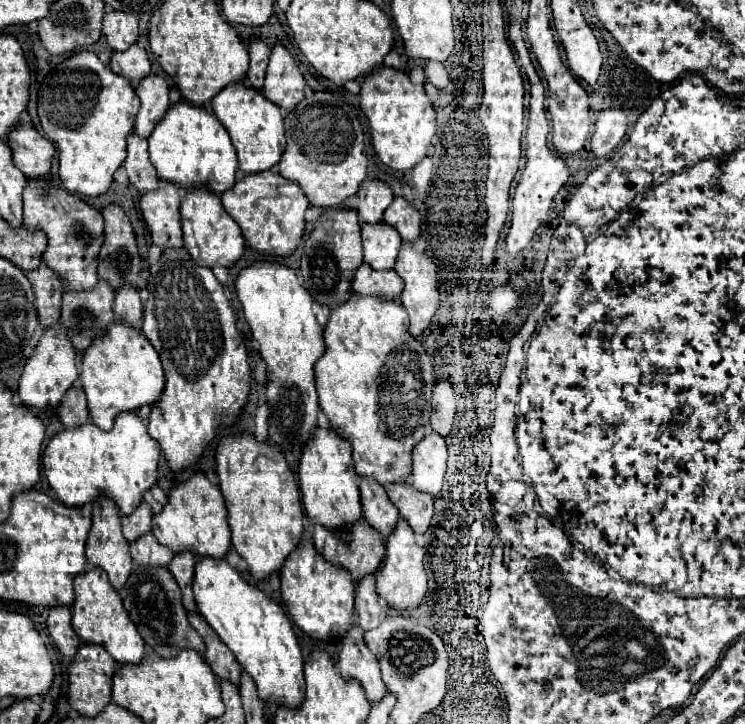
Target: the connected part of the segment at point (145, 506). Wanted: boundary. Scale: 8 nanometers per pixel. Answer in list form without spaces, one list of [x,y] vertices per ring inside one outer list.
[[[143,499],[141,505],[131,515],[121,515],[121,527],[127,541],[137,539],[139,535],[151,531],[151,515],[153,509],[149,505],[149,499]]]

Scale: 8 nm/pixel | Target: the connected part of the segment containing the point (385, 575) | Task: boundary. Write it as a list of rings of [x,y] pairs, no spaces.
[[[399,517],[397,527],[391,531],[391,535],[385,541],[385,557],[383,557],[381,569],[377,569],[375,577],[377,577],[379,597],[383,597],[397,611],[407,611],[407,609],[417,607],[427,591],[423,549],[415,543],[415,531],[409,527],[409,523],[403,517]]]

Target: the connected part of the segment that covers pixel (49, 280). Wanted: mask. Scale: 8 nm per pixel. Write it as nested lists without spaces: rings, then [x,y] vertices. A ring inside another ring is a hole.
[[[43,261],[35,271],[29,271],[27,277],[35,291],[35,307],[41,325],[43,327],[53,325],[61,313],[61,295],[63,295],[61,277],[57,277],[57,273],[53,273],[53,269],[49,269]]]

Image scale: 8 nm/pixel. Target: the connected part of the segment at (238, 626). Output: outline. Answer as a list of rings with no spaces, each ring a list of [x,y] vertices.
[[[197,557],[193,593],[199,613],[257,683],[259,697],[279,705],[285,703],[289,707],[297,707],[305,697],[303,655],[283,607],[275,599],[267,597],[257,585],[247,583],[225,559]]]

